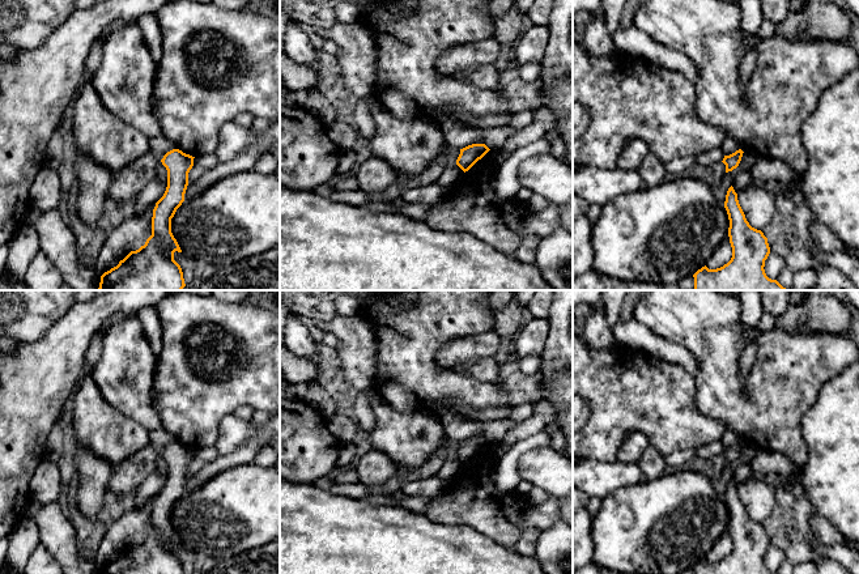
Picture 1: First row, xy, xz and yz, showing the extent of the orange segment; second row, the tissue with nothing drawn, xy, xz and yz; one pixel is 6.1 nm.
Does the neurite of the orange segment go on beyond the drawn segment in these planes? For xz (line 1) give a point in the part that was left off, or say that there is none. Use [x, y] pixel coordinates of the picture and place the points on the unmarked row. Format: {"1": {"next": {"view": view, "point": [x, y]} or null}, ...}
{"1": {"next": null}}

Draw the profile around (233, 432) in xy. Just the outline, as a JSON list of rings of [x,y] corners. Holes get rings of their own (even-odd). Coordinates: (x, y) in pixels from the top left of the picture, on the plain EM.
[[[234,413],[227,414],[220,424],[218,439],[213,447],[221,455],[230,454],[250,439],[256,428],[251,420],[241,420]]]

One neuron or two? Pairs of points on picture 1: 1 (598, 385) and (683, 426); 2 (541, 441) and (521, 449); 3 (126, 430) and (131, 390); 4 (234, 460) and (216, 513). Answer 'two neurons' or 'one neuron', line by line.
1: one neuron
2: one neuron
3: two neurons
4: two neurons

